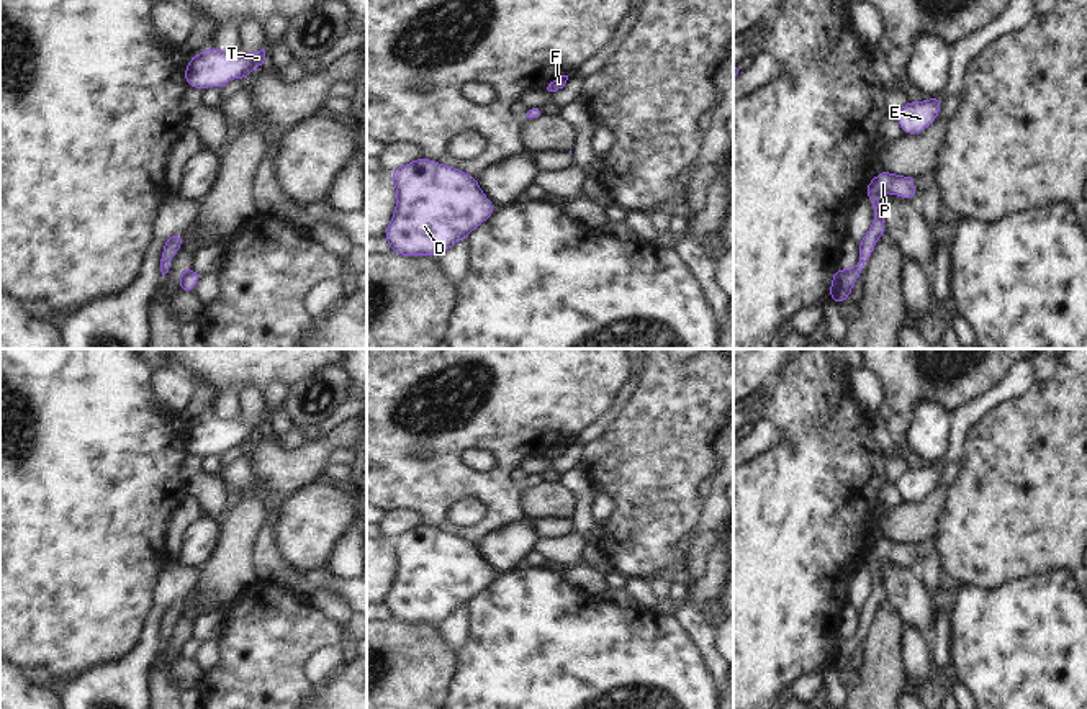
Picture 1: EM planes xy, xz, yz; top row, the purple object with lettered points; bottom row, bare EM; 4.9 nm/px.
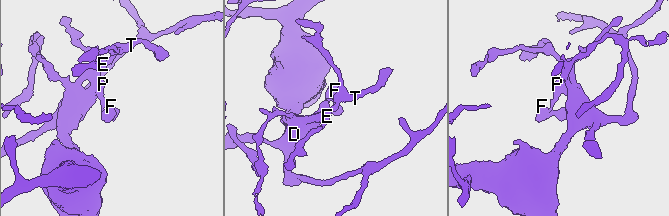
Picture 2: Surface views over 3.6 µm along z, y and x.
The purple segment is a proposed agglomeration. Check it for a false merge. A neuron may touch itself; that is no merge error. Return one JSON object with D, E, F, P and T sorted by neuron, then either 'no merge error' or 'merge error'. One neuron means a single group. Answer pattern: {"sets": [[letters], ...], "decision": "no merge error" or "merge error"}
{"sets": [["D", "E", "F", "P", "T"]], "decision": "no merge error"}

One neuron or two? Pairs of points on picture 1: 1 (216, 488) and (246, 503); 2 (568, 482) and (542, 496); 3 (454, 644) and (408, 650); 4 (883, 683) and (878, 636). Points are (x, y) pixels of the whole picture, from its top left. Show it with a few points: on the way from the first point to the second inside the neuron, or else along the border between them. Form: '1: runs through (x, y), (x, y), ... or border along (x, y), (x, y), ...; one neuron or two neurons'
1: border along (233, 492), (231, 501), (216, 518); two neurons
2: border along (554, 478), (572, 498), (572, 516); two neurons
3: border along (436, 624), (439, 641), (449, 652), (455, 654); two neurons
4: runs through (883, 672), (883, 647); one neuron

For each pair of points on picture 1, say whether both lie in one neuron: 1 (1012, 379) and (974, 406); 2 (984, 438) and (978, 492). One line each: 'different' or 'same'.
1: same
2: same

